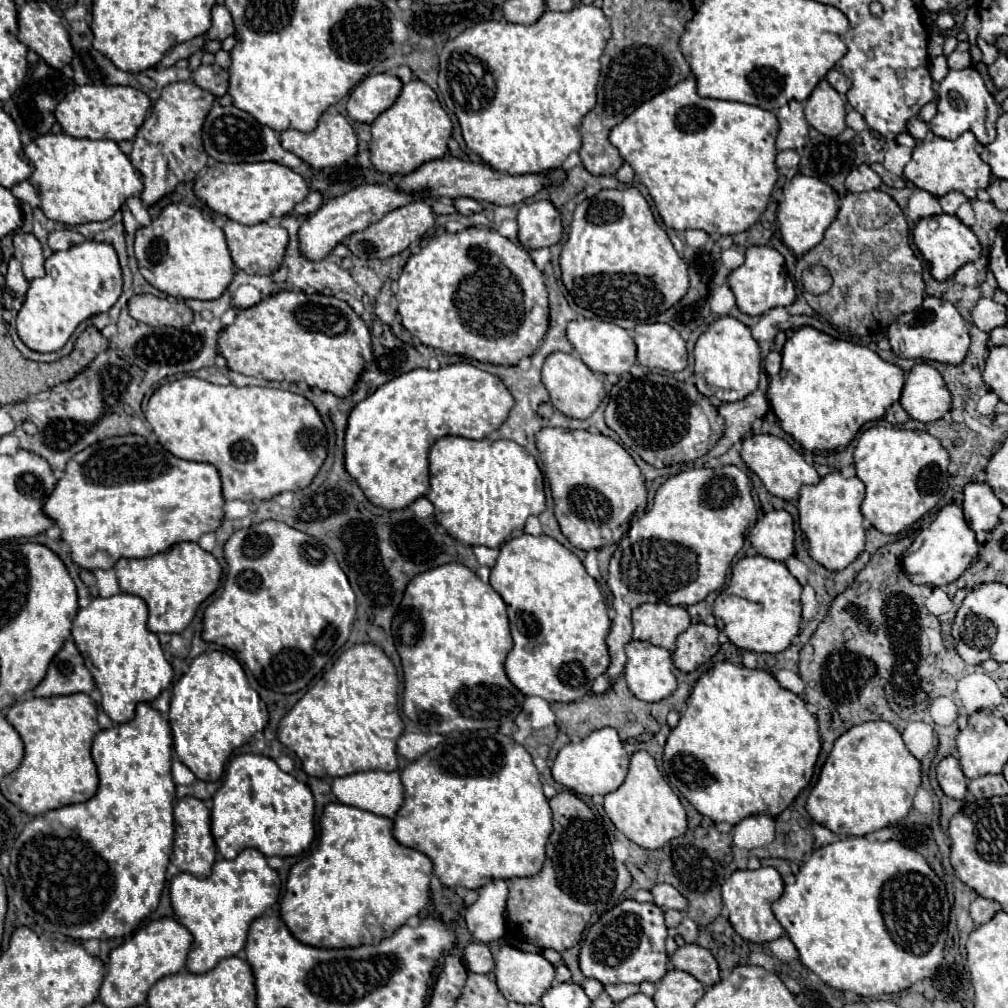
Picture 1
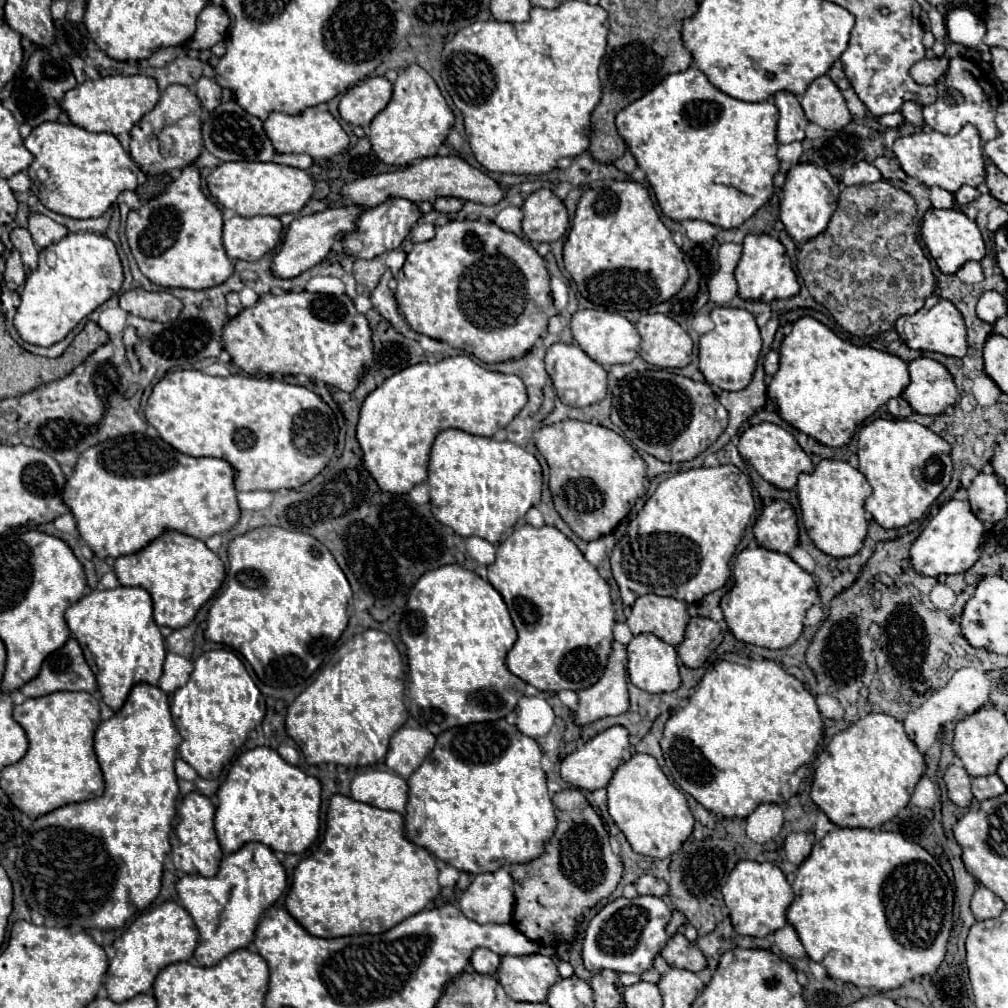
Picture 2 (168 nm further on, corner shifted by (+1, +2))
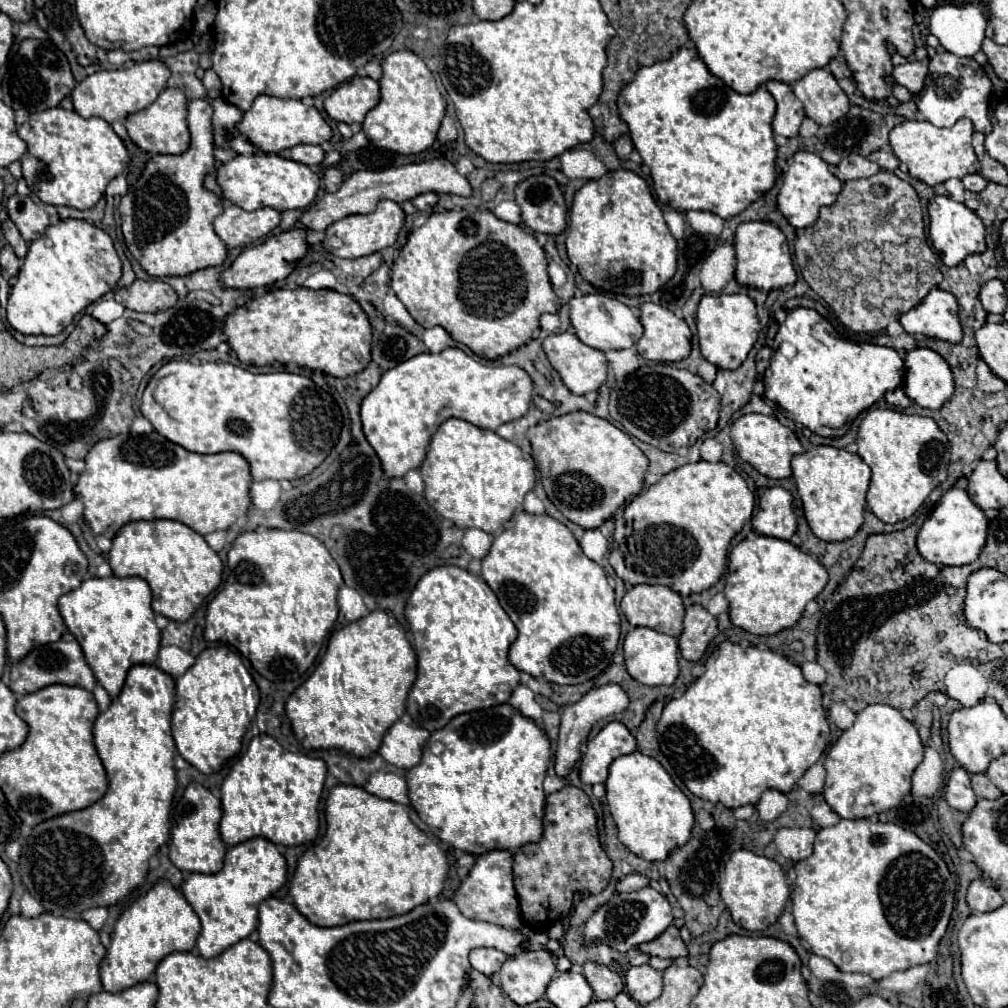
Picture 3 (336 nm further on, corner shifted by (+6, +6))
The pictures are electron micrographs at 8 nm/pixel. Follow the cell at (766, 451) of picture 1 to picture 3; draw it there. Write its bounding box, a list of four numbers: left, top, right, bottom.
[732,414,804,480]

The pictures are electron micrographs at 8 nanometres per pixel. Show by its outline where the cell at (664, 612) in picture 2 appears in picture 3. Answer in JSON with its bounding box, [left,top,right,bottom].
[620,584,684,638]

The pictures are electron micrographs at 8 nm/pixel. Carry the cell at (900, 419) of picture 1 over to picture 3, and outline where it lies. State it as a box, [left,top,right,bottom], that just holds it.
[886,388,912,408]

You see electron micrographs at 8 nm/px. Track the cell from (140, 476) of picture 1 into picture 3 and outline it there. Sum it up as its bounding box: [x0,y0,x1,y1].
[74,432,252,540]

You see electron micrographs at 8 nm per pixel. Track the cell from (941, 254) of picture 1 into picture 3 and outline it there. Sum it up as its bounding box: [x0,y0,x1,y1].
[928,196,986,266]

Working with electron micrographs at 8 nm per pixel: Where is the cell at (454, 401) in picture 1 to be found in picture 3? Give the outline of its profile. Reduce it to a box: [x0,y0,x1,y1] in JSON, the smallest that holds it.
[360,348,532,478]

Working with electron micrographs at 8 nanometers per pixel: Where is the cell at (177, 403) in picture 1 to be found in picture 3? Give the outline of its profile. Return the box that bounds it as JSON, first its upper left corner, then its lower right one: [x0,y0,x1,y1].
[140,362,342,480]

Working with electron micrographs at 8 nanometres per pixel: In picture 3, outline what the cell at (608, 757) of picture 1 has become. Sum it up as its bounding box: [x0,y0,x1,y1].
[580,722,636,784]

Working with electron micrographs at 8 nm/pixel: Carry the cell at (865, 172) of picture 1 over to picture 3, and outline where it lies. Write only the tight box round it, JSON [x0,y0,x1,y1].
[834,154,880,182]

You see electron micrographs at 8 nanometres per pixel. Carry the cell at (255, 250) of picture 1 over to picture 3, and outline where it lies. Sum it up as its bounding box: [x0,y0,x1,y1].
[214,204,280,248]

